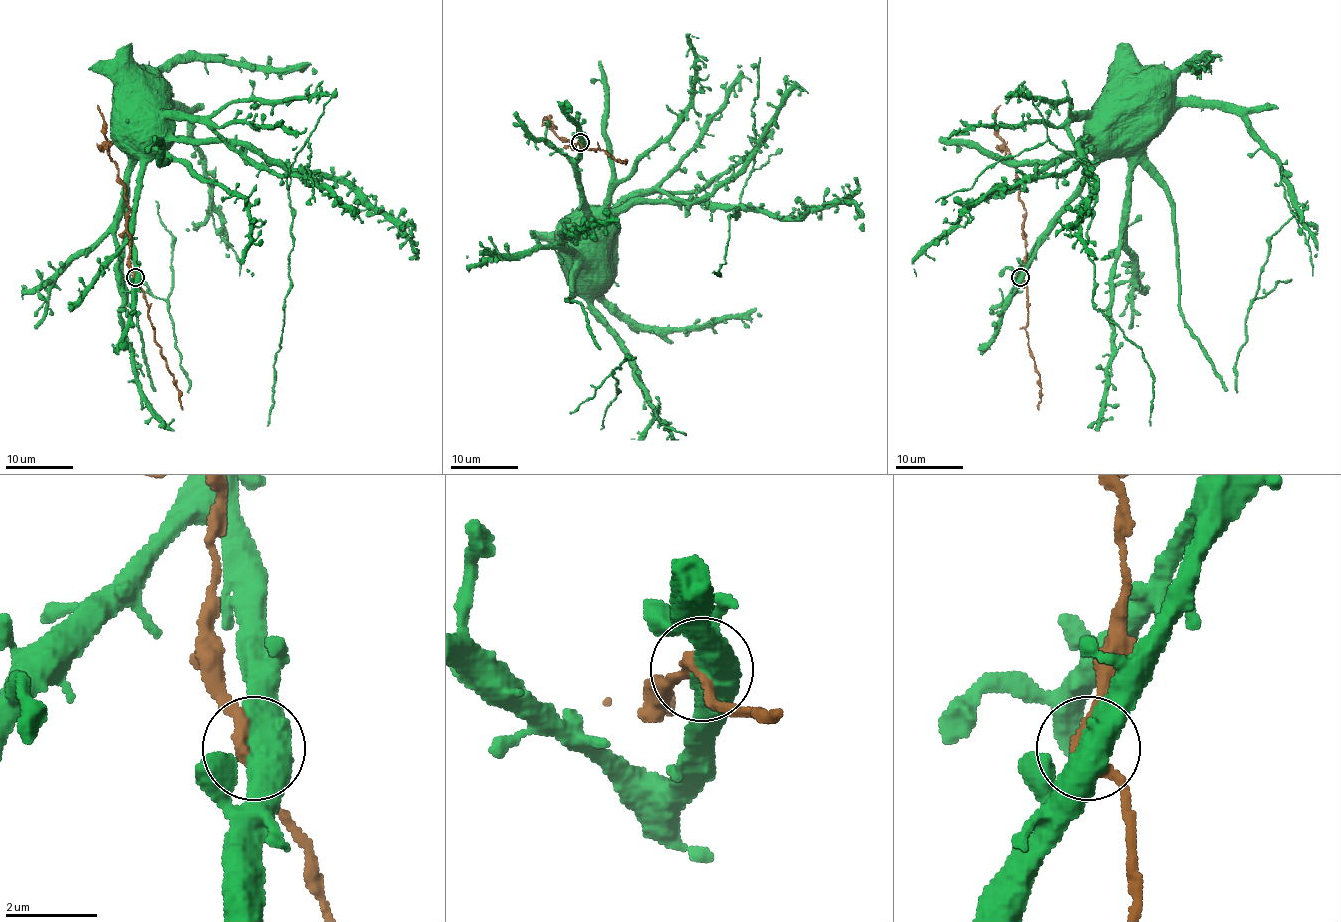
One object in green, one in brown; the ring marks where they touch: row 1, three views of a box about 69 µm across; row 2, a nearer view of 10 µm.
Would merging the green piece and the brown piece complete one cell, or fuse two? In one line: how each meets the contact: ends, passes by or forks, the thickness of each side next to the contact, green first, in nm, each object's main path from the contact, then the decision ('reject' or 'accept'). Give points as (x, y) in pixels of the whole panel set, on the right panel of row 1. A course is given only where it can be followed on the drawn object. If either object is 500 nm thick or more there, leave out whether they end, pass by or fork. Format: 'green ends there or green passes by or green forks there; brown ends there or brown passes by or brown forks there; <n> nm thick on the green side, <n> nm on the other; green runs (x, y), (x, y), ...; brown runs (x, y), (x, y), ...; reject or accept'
600 nm thick on the green side, 240 nm on the other; green runs (1020, 277), (1049, 221), (1071, 197), (1081, 177), (1099, 153), (1099, 98), (1103, 94), (1115, 94); brown runs (1020, 277), (1025, 260), (1025, 207), (1018, 197), (1017, 162), (996, 133), (995, 116), (1000, 105); reject

